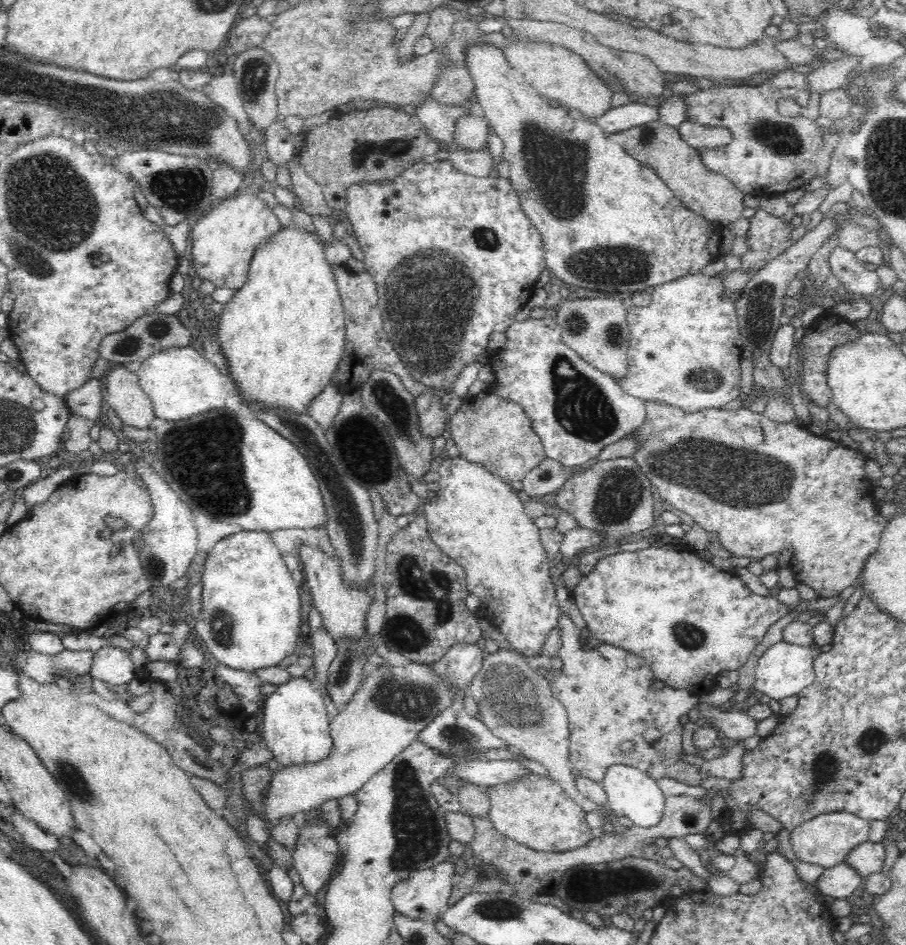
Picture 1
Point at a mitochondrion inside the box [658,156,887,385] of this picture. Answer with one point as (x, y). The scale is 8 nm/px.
(758, 315)

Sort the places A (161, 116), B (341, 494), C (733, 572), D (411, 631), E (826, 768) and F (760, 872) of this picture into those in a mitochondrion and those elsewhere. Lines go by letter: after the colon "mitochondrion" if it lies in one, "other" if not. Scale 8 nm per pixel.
A: mitochondrion
B: mitochondrion
C: other
D: mitochondrion
E: mitochondrion
F: other

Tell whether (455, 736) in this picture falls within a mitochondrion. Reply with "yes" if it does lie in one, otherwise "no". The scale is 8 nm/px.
yes

